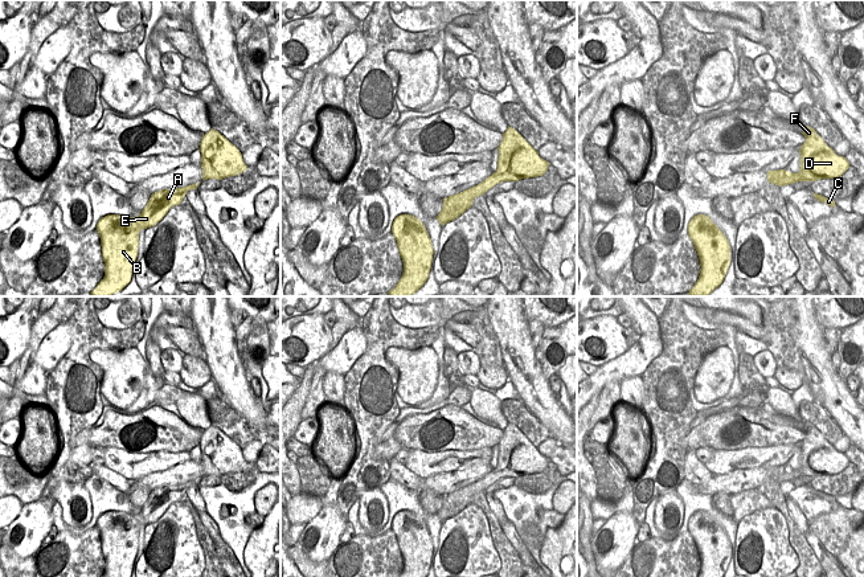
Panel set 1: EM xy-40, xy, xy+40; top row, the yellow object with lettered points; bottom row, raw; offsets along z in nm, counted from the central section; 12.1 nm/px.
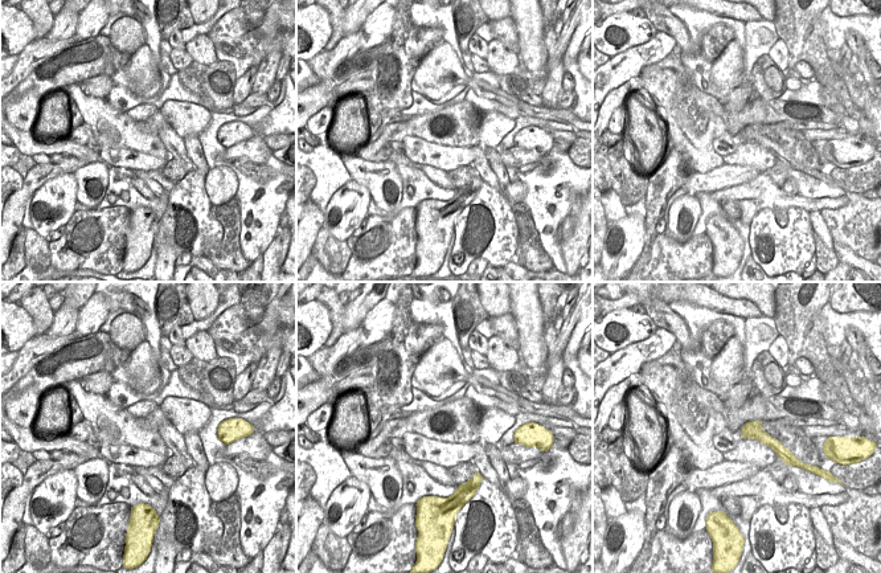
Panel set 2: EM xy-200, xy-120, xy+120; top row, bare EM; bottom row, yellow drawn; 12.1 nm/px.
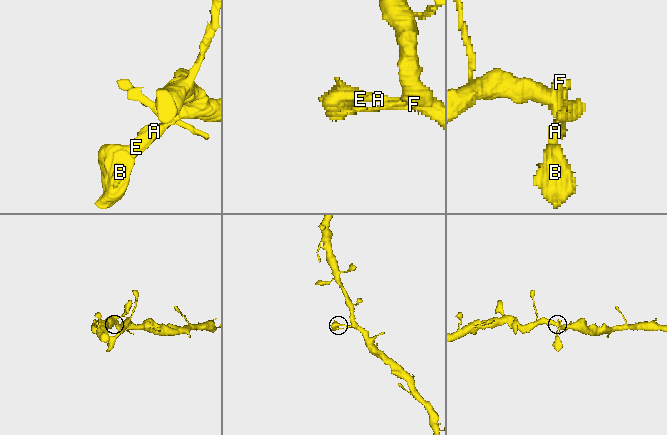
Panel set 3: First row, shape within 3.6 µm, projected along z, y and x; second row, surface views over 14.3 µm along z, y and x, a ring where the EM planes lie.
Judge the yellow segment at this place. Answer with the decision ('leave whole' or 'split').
split

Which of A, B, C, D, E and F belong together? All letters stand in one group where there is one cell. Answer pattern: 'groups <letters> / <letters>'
groups A B C E / D F

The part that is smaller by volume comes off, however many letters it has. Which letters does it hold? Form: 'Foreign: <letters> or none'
Foreign: A, B, C, E

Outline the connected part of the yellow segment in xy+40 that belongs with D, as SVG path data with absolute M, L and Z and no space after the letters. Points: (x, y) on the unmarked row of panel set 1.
M804 422L802 430L806 438L799 446L800 466L798 470L793 470L797 472L798 478L836 475L849 465L847 455L836 451L814 425Z

